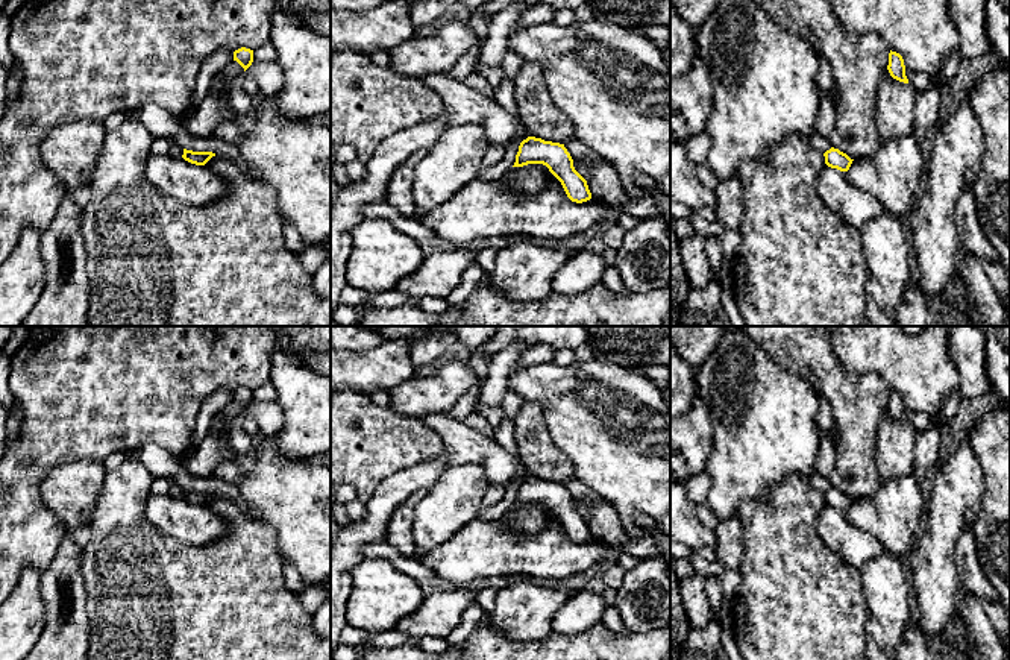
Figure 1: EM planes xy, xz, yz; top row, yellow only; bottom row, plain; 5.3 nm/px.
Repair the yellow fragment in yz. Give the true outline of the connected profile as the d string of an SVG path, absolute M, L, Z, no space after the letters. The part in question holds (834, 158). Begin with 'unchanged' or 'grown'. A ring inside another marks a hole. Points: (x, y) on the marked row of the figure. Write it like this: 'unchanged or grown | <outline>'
unchanged | M831 147L823 153L825 164L831 168L837 168L840 171L848 171L852 161L846 153L840 152L839 149Z

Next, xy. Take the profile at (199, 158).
unchanged | M183 149L183 155L182 155L185 161L196 165L205 165L212 156L215 156L215 153L212 152L193 152L187 149Z

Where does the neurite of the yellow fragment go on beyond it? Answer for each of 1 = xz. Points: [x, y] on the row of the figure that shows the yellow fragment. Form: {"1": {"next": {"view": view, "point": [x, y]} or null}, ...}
{"1": {"next": null}}

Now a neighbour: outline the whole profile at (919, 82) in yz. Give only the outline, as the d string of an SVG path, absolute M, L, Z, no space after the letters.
M905 68L905 76L908 79L908 83L916 90L916 91L924 91L927 88L930 88L934 82L933 77L927 76L927 74L919 74L914 71L910 71Z

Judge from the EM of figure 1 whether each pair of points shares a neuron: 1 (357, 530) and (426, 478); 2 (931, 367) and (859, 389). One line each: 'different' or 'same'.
1: same
2: different

